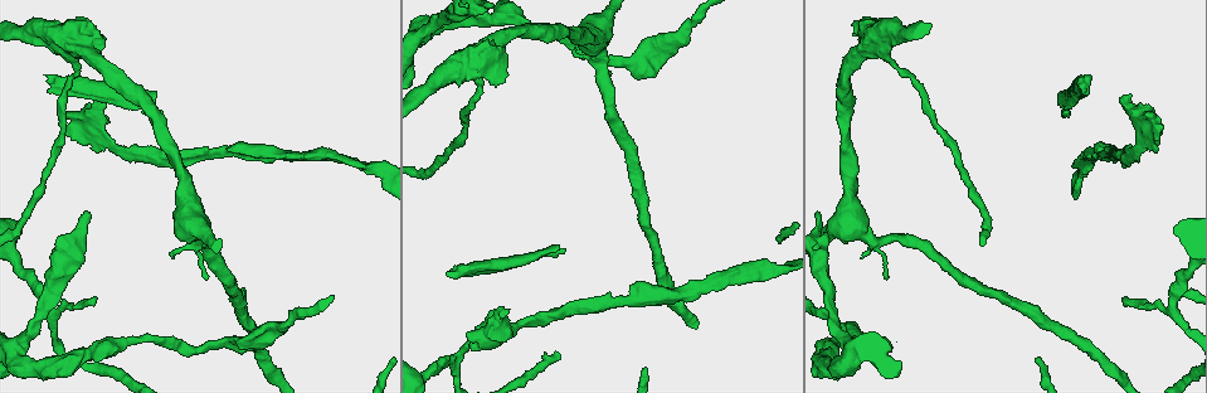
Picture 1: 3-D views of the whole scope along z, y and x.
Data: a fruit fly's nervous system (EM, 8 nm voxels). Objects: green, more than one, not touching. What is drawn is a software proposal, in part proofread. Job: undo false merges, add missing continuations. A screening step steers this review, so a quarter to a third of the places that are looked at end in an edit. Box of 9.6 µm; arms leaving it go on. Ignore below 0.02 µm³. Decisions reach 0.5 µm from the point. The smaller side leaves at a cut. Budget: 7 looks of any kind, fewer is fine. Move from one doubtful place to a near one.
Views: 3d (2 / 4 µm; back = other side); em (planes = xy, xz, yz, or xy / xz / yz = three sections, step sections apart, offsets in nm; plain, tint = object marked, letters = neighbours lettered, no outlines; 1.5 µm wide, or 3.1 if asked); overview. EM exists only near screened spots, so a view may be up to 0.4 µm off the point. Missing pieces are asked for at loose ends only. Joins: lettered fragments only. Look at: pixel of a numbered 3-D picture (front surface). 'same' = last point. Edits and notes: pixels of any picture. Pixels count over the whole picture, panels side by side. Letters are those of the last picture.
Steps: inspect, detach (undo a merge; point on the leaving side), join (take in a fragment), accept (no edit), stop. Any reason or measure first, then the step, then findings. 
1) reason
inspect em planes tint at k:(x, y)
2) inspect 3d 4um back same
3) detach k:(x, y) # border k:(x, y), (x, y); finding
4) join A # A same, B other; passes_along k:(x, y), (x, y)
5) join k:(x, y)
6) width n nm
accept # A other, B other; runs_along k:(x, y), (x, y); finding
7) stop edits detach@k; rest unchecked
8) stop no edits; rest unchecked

an open end
inspect em xy step 8 tint at 1:(1145, 115)

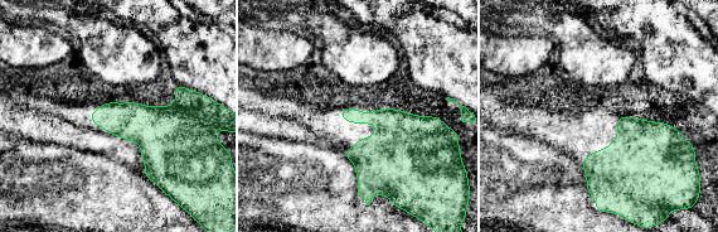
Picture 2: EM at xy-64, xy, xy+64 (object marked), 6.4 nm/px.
inspect em yz step 4 letters same

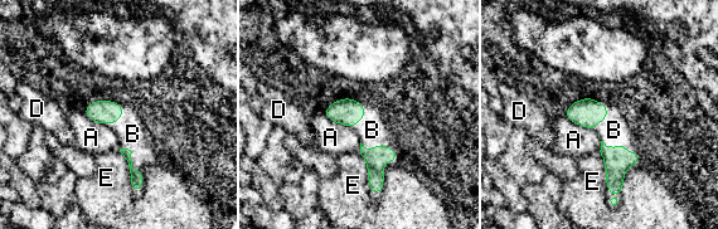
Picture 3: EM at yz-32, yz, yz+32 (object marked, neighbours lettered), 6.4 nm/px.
width 160 nm
join B # A other, B same, D other, E other; passes_along 3:(374, 159), (382, 144), (372, 130); it goes on there

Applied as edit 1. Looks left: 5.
see it whole again
inspect overview

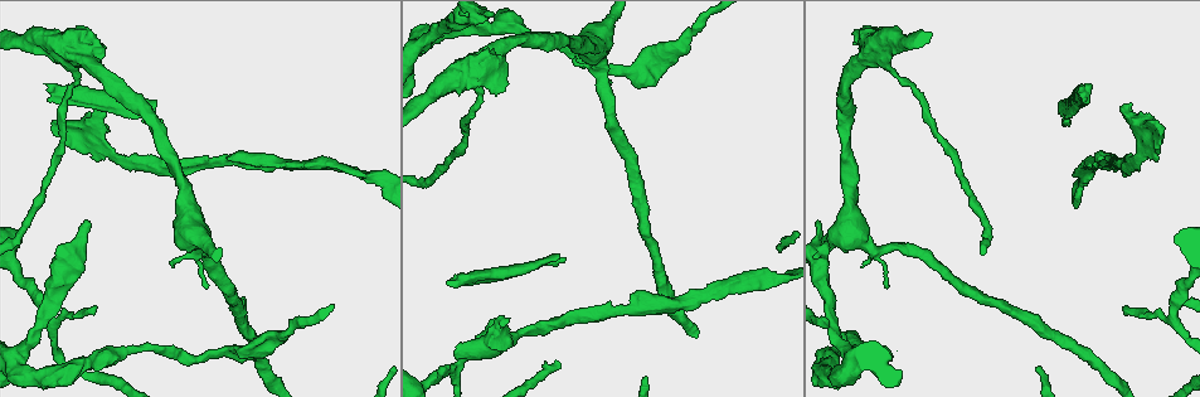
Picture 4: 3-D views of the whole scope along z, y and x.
tapers out
inspect 3d 2um at 4:(95, 309)

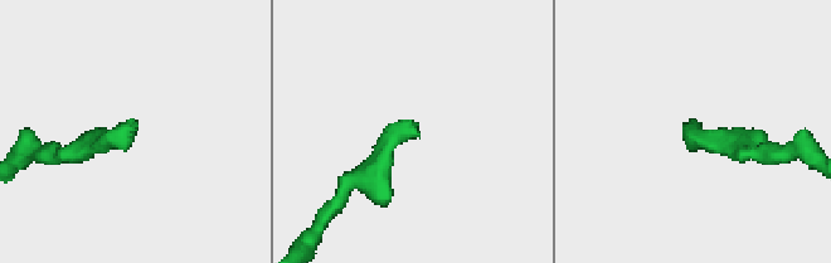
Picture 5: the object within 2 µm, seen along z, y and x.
inspect em planes plain at 5:(135, 125)

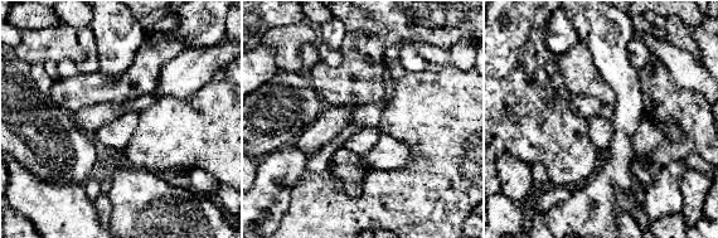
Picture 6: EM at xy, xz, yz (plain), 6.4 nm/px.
inspect em planes letters same

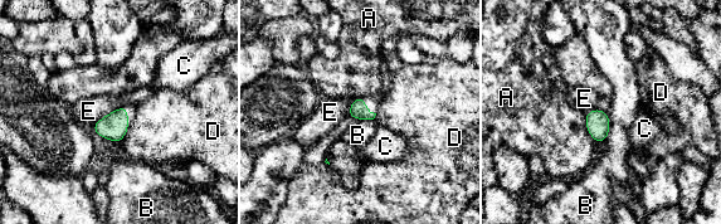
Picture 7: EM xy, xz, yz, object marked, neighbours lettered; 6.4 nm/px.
accept # A other, B other, C other, D other, E other; border 7:(128, 127), (120, 141); none of them fits

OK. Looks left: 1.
stop edits join@3; rest unchecked

